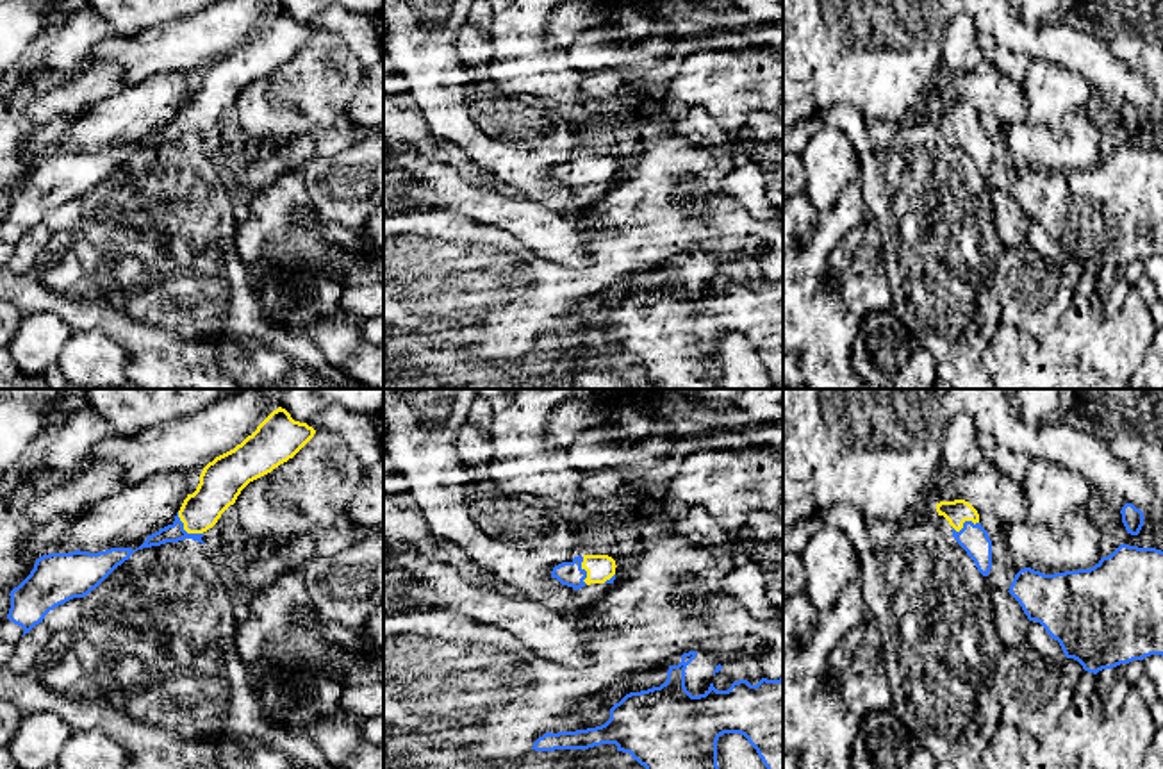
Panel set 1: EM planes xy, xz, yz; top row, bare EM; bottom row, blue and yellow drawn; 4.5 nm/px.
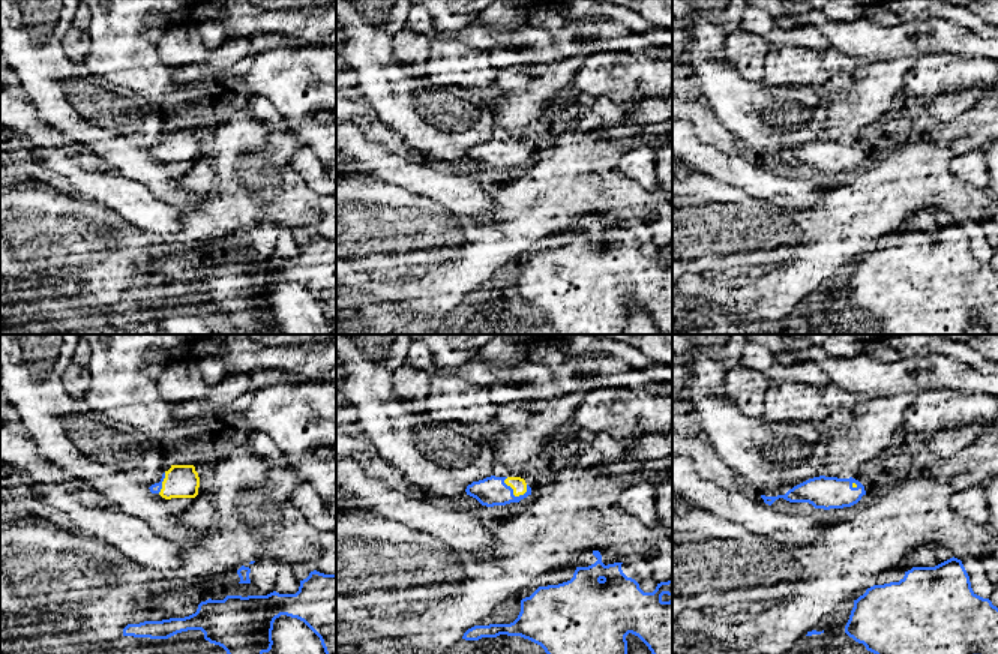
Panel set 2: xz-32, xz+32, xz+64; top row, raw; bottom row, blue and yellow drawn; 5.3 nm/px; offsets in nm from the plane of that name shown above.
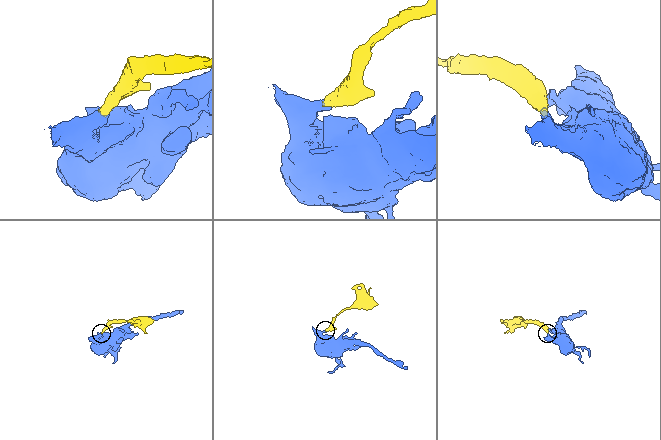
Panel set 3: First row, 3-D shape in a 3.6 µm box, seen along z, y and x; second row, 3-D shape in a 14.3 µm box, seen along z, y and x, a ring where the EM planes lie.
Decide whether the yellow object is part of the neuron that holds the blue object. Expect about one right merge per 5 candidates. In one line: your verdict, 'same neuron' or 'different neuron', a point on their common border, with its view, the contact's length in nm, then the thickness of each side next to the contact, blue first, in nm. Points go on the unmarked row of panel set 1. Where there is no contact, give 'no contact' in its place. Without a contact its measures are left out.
same neuron; contact xy (184, 131); length 160 nm; calibres 90 and 180 nm

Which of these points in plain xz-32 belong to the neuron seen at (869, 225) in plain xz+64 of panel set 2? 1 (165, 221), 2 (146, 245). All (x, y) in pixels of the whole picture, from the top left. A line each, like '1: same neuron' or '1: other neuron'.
1: other neuron
2: same neuron

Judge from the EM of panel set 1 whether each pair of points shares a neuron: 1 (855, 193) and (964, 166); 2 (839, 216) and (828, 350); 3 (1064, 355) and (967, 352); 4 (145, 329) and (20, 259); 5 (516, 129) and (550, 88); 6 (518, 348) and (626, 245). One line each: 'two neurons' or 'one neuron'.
1: two neurons
2: one neuron
3: two neurons
4: two neurons
5: two neurons
6: one neuron

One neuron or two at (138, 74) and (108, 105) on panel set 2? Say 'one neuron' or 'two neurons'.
two neurons

